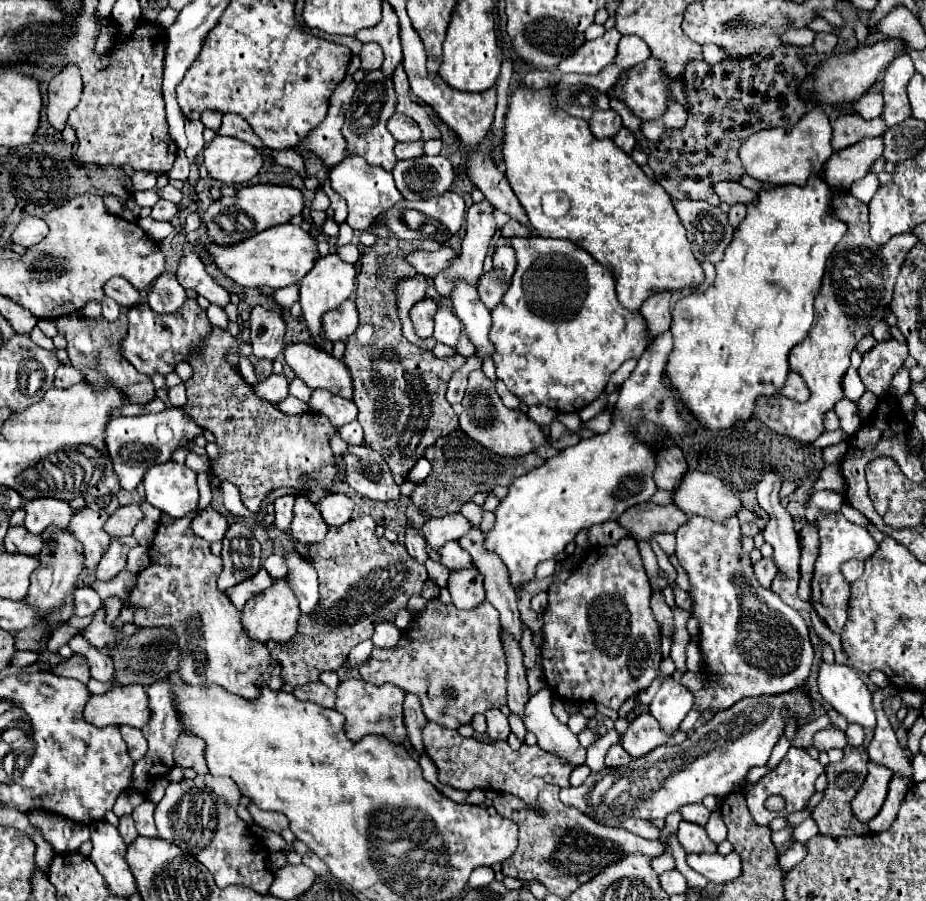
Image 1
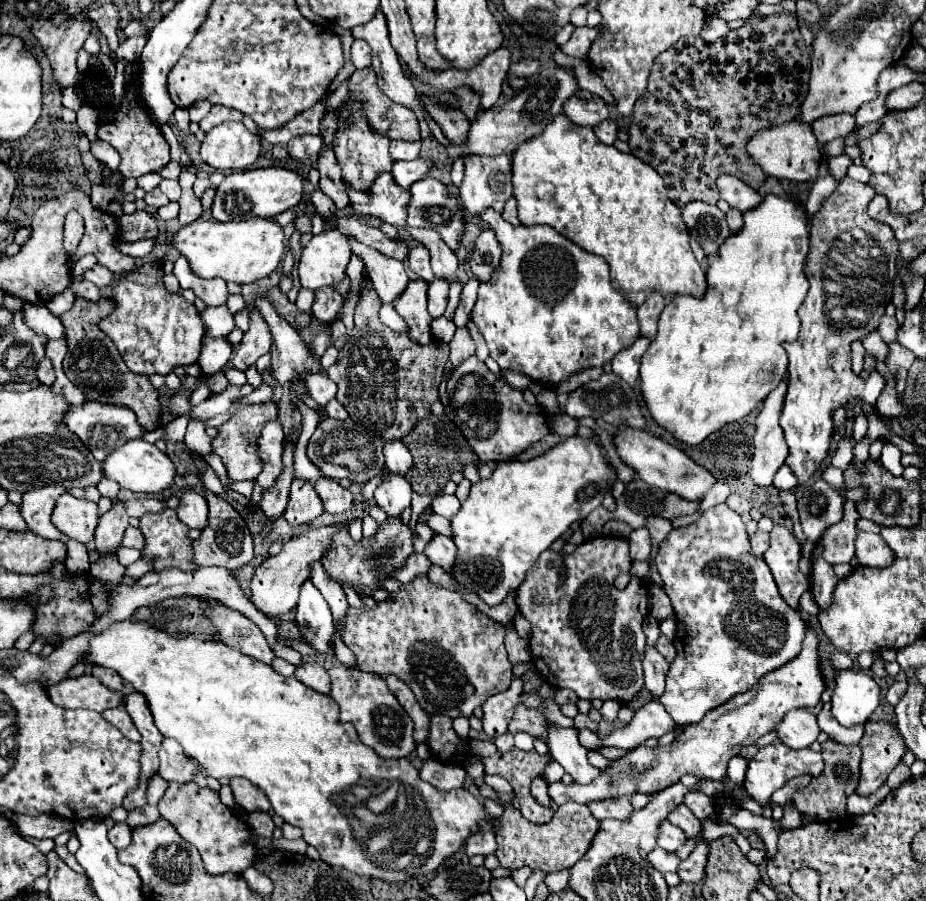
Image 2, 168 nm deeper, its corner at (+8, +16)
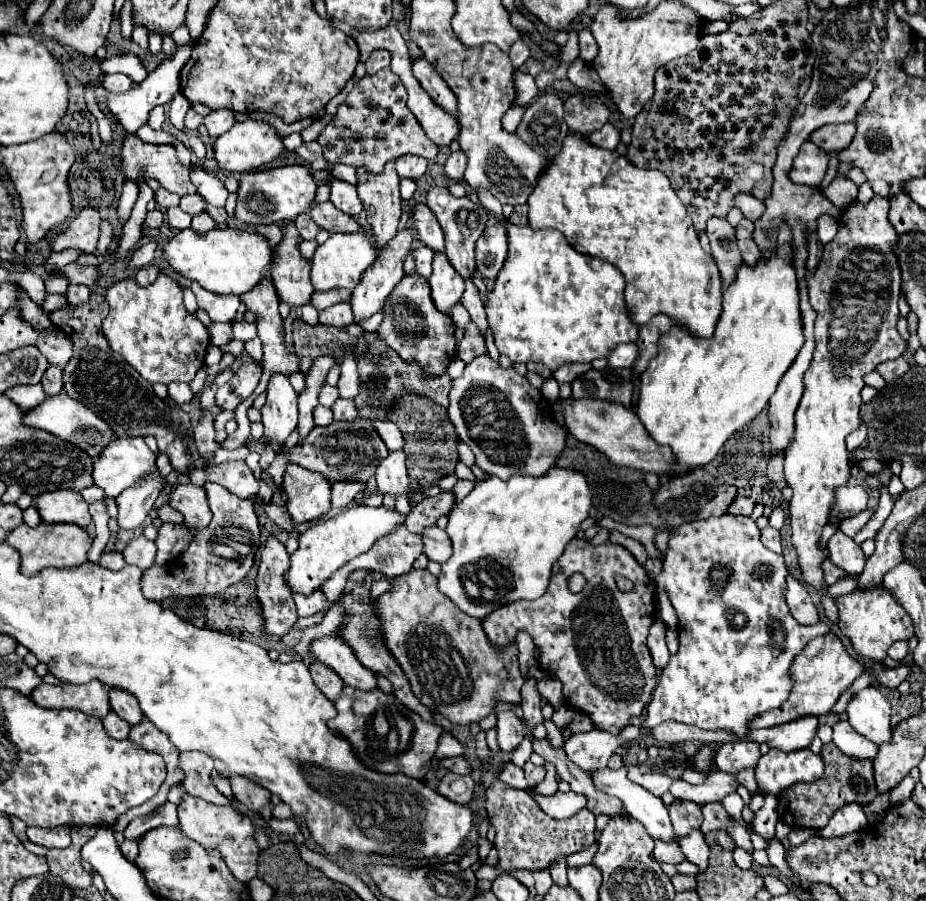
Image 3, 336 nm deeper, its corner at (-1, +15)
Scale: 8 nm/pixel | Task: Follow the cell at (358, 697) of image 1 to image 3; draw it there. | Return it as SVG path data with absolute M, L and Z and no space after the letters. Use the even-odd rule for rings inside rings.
M345 685L341 697L335 701L337 717L329 721L329 729L345 737L353 747L357 759L377 773L403 773L413 779L423 779L431 769L437 741L445 729L433 721L423 721L417 713L405 709L397 697L385 695L381 689L361 691Z

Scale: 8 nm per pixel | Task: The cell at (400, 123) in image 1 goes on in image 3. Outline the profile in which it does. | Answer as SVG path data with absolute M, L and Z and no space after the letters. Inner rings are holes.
M389 67L375 75L365 75L355 85L343 105L339 105L331 123L327 123L327 127L319 133L317 143L323 147L323 157L329 163L329 175L331 167L337 163L351 165L355 169L365 167L369 173L381 173L387 161L403 155L417 155L425 159L433 159L437 155L437 145L425 137L419 121L413 117L413 113L409 113L405 87L401 85L401 79L389 71Z

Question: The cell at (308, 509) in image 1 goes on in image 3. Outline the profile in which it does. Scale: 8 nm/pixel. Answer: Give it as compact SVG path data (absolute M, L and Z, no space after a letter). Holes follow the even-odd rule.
M287 465L281 487L289 495L287 511L293 523L319 519L331 509L331 481L319 473L299 465Z

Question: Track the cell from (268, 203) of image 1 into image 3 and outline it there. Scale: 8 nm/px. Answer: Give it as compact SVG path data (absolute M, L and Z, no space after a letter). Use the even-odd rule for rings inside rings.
M285 165L269 171L245 173L241 177L237 193L237 221L243 225L267 225L277 221L289 221L305 213L315 197L315 181L305 165Z

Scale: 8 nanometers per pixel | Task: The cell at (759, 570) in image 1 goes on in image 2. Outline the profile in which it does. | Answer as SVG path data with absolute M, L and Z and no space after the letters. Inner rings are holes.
M758 530L758 532L754 532L752 536L750 536L750 546L752 546L752 554L756 554L756 556L762 556L764 552L766 552L766 548L768 548L768 532L762 532L762 530Z

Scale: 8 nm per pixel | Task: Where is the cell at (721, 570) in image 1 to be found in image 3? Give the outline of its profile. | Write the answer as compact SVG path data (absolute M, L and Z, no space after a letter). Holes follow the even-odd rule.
M725 513L721 517L679 525L671 533L669 549L663 559L663 571L655 577L655 583L667 589L677 611L679 651L671 655L665 665L661 681L647 706L645 727L651 729L671 719L685 725L695 725L699 729L727 729L737 735L745 735L753 717L777 709L787 701L793 689L791 663L813 637L829 631L825 623L803 627L793 621L785 603L785 561L761 543L759 527L751 517L735 517ZM771 621L779 621L781 627L771 631Z

